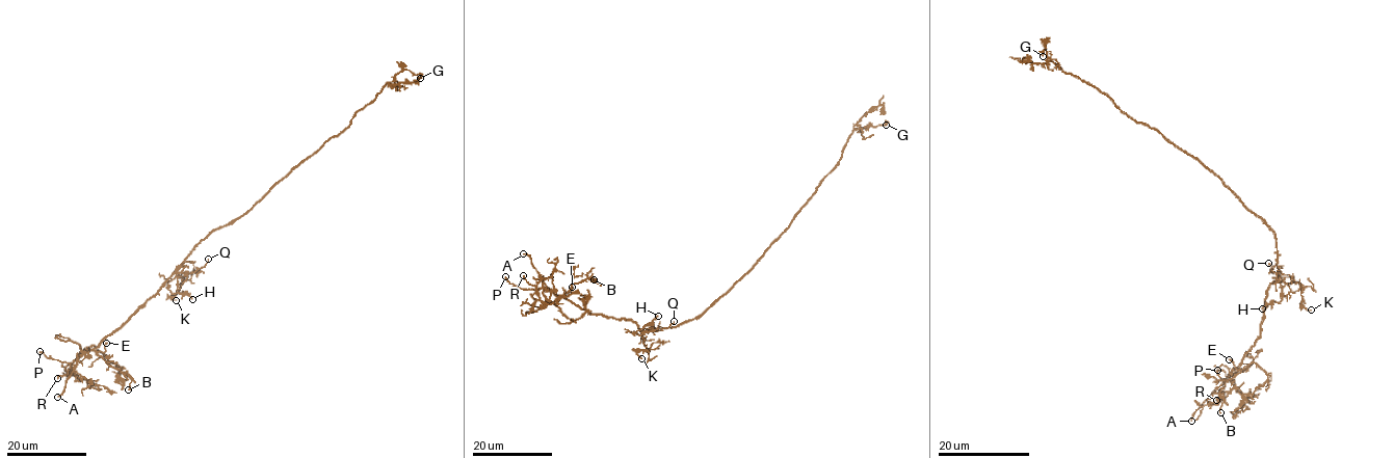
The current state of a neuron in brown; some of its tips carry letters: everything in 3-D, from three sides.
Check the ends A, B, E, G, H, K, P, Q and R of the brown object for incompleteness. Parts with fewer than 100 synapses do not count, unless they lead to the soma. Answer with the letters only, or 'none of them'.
A

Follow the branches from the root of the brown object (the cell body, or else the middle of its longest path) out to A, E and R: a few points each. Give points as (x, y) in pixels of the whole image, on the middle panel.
A: (710, 305), (676, 326), (641, 330), (634, 321), (590, 315), (554, 295), (543, 286), (531, 259), (523, 253)
E: (710, 305), (676, 326), (641, 330), (631, 320), (590, 315), (560, 296), (568, 296), (572, 287)
R: (710, 305), (676, 326), (641, 330), (631, 320), (590, 315), (548, 289), (537, 291), (523, 275)

